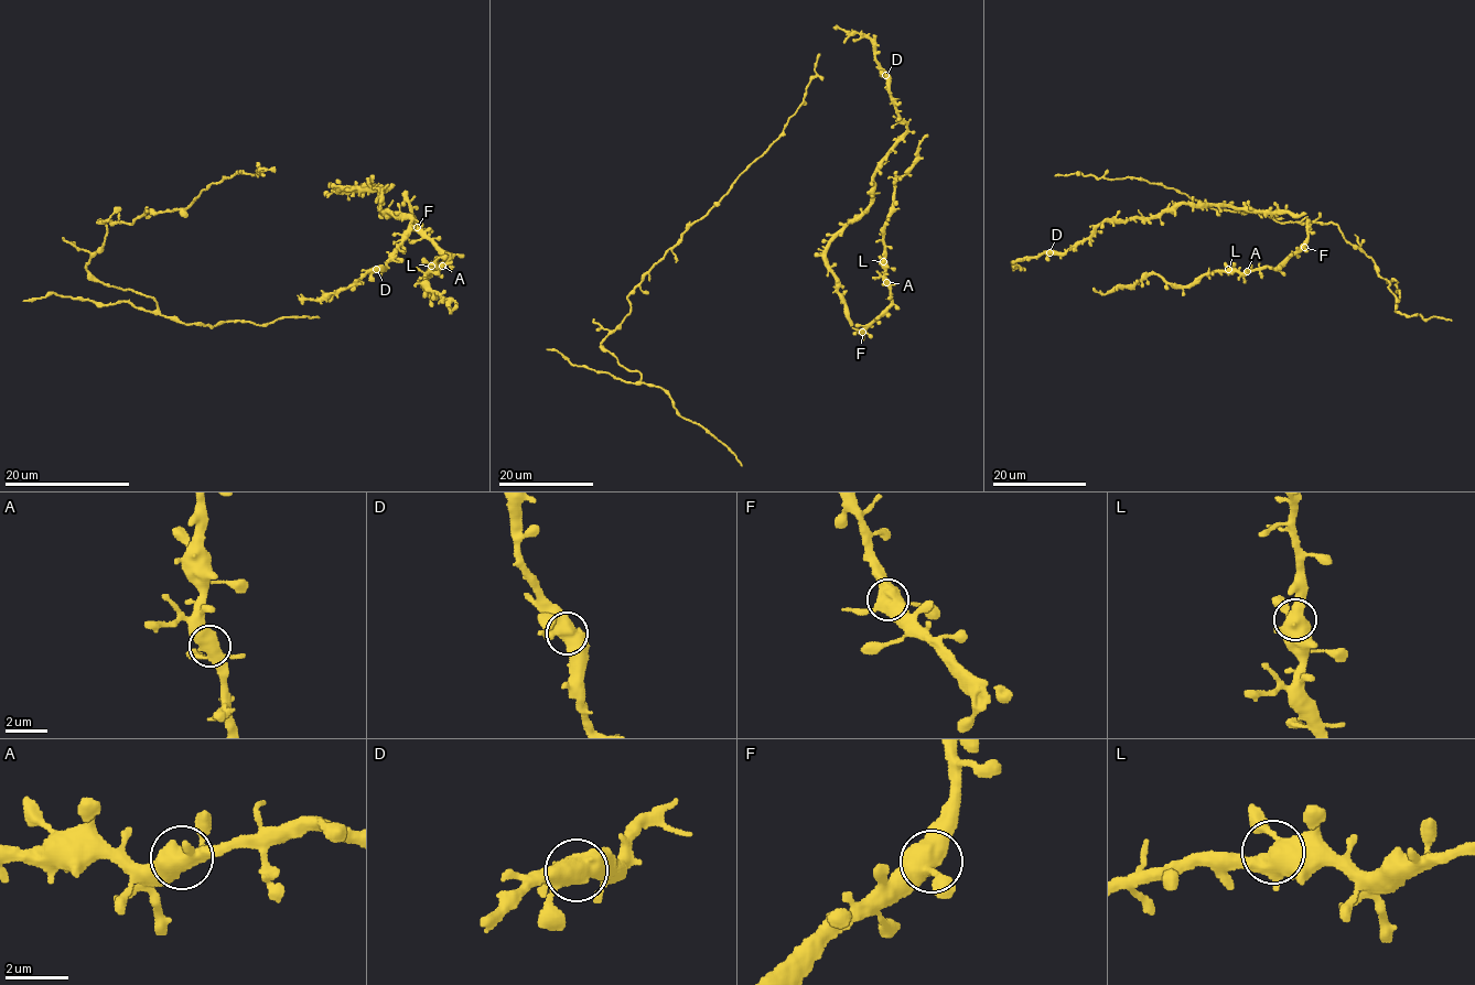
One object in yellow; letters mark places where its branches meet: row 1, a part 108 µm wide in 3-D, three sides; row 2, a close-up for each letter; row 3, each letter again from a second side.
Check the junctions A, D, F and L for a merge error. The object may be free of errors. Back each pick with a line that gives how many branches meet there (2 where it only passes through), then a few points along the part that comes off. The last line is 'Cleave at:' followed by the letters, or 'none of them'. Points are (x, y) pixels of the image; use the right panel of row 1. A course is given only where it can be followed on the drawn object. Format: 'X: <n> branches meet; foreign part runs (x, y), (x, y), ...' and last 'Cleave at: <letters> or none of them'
Cleave at: none of them

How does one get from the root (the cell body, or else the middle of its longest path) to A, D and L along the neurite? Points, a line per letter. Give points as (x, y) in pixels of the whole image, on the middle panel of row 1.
A: (833, 28), (871, 40), (906, 130), (875, 173), (870, 205), (825, 255), (858, 333), (891, 302), (886, 282)
D: (833, 28), (861, 33), (871, 40), (874, 61), (885, 75)
L: (833, 28), (871, 40), (906, 130), (875, 173), (870, 205), (825, 255), (858, 333), (891, 302), (883, 261)

